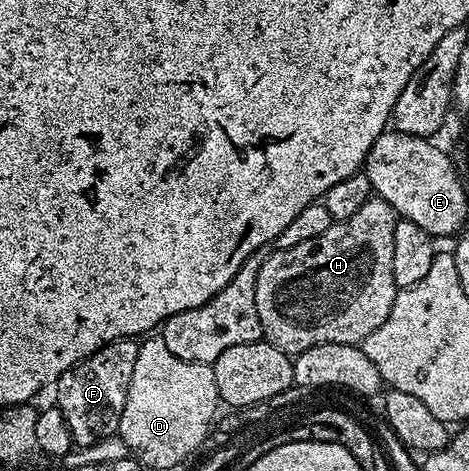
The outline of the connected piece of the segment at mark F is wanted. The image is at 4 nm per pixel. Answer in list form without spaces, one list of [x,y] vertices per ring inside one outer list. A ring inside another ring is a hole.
[[[121,338],[92,352],[92,356],[77,362],[58,377],[56,405],[68,422],[75,447],[94,446],[105,438],[113,439],[117,435],[120,416],[124,416],[124,400],[128,396],[132,368],[136,368],[137,351],[138,342],[135,339]]]

